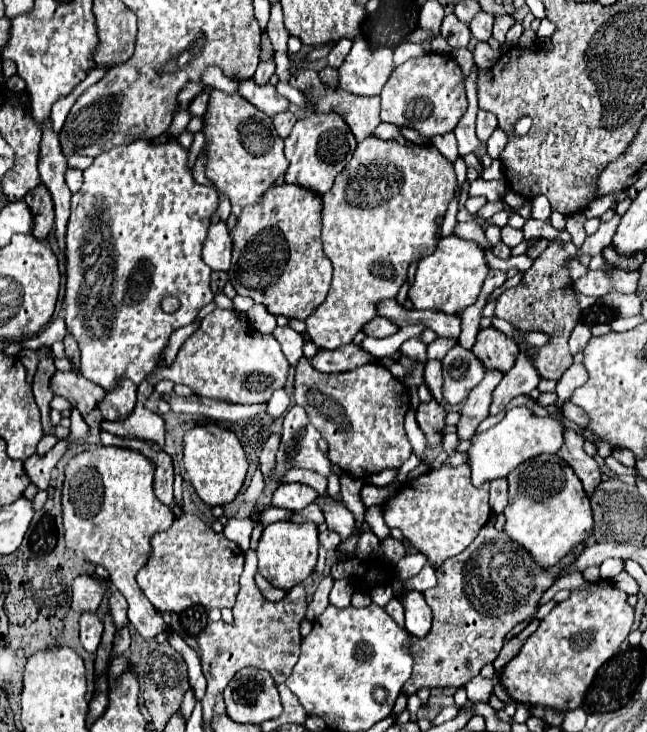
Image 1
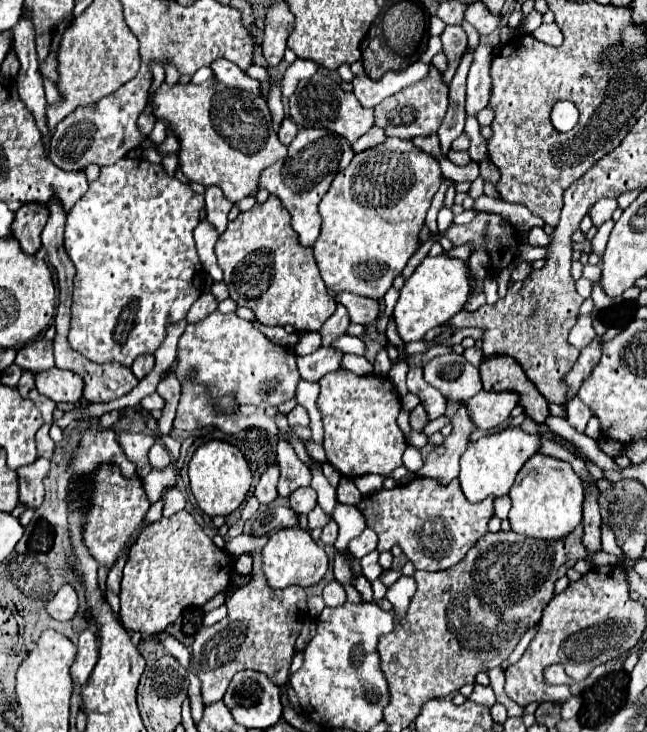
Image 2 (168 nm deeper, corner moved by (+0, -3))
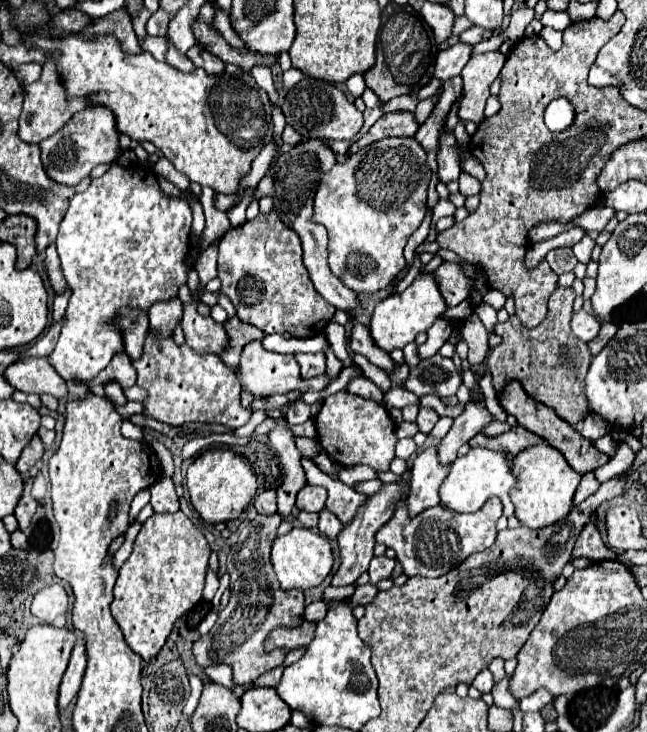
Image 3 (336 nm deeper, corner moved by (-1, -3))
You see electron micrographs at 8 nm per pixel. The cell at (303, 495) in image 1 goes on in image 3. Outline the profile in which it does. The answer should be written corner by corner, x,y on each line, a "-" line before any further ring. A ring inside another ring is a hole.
306,485
304,489
300,489
298,497
296,497
296,507
302,511
322,511
324,509
324,503
326,503
326,493
324,493
324,487
312,487
312,485

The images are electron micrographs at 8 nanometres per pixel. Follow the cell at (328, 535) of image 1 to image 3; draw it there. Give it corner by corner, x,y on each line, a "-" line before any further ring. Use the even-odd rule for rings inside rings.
322,509
322,511
320,511
318,529
320,529
320,533
322,533
324,537
336,539
338,533
344,529
344,525
340,525
340,519
338,519
334,513
328,513
328,509

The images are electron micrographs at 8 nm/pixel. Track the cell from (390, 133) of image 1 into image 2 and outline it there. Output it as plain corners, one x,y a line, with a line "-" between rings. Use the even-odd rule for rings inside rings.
371,127
365,135
361,135
361,137
351,145
351,149
353,149
353,153
359,153
359,151
365,151
365,149
369,149
369,147
375,147
377,143
383,143
386,139
387,136
383,129

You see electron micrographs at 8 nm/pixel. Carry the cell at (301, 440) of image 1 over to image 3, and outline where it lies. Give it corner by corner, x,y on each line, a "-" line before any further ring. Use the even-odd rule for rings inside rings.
296,403
290,407
290,411
286,413
286,419
290,423
304,423
310,419
310,405
306,403

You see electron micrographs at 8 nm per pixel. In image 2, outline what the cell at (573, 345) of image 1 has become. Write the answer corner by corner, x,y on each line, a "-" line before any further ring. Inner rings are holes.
579,315
577,323
573,325
573,329
569,331
569,343
577,349
583,349
589,341
595,339
595,329
591,325
591,317
589,315

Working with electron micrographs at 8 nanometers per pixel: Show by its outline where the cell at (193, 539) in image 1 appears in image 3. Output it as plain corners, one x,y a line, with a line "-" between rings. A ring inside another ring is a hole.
182,511
152,515
142,523
132,553
118,571
110,609
126,643
144,663
162,649
174,623
202,599
210,553
206,537

